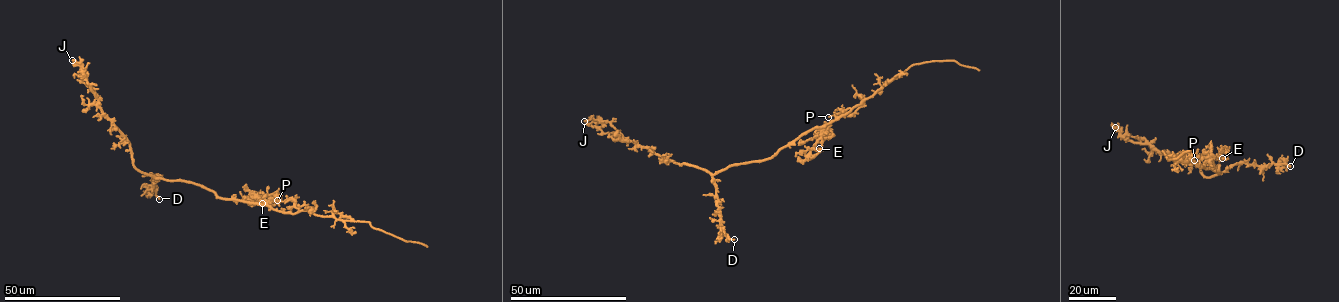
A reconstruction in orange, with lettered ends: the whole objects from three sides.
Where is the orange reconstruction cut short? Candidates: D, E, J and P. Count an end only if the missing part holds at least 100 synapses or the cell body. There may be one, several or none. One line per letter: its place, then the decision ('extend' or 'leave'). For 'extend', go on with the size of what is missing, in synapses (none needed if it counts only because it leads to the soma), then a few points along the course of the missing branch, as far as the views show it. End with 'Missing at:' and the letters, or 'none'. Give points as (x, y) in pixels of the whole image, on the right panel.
D: (1290, 166) | leave
E: (1222, 158) | leave
J: (1115, 127) | leave
P: (1194, 160) | leave
Missing at: none

